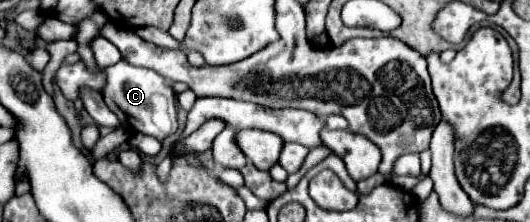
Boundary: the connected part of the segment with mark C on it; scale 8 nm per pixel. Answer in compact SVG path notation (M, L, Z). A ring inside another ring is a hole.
M120 61L114 67L104 69L108 75L108 83L104 87L104 101L108 103L110 111L116 113L120 123L130 133L146 133L160 141L164 141L168 135L172 135L178 127L176 121L176 93L168 85L168 81L154 73L152 69L140 69L126 61Z

